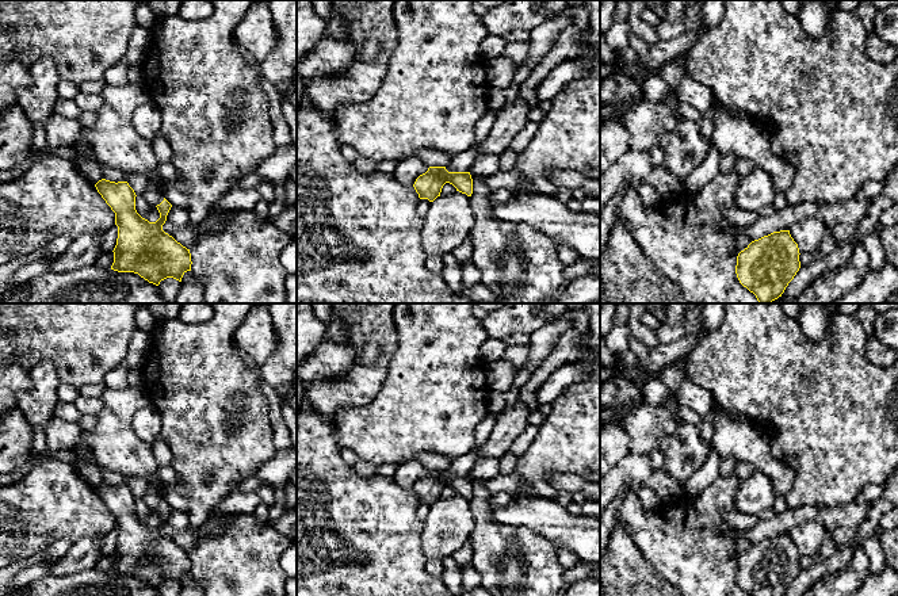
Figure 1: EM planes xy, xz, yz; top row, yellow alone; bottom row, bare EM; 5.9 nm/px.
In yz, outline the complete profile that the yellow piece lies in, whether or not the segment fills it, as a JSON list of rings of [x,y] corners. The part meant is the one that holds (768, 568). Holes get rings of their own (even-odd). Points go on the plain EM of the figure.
[[[790,534],[773,535],[738,557],[735,577],[750,596],[784,596],[800,572],[799,558]]]

